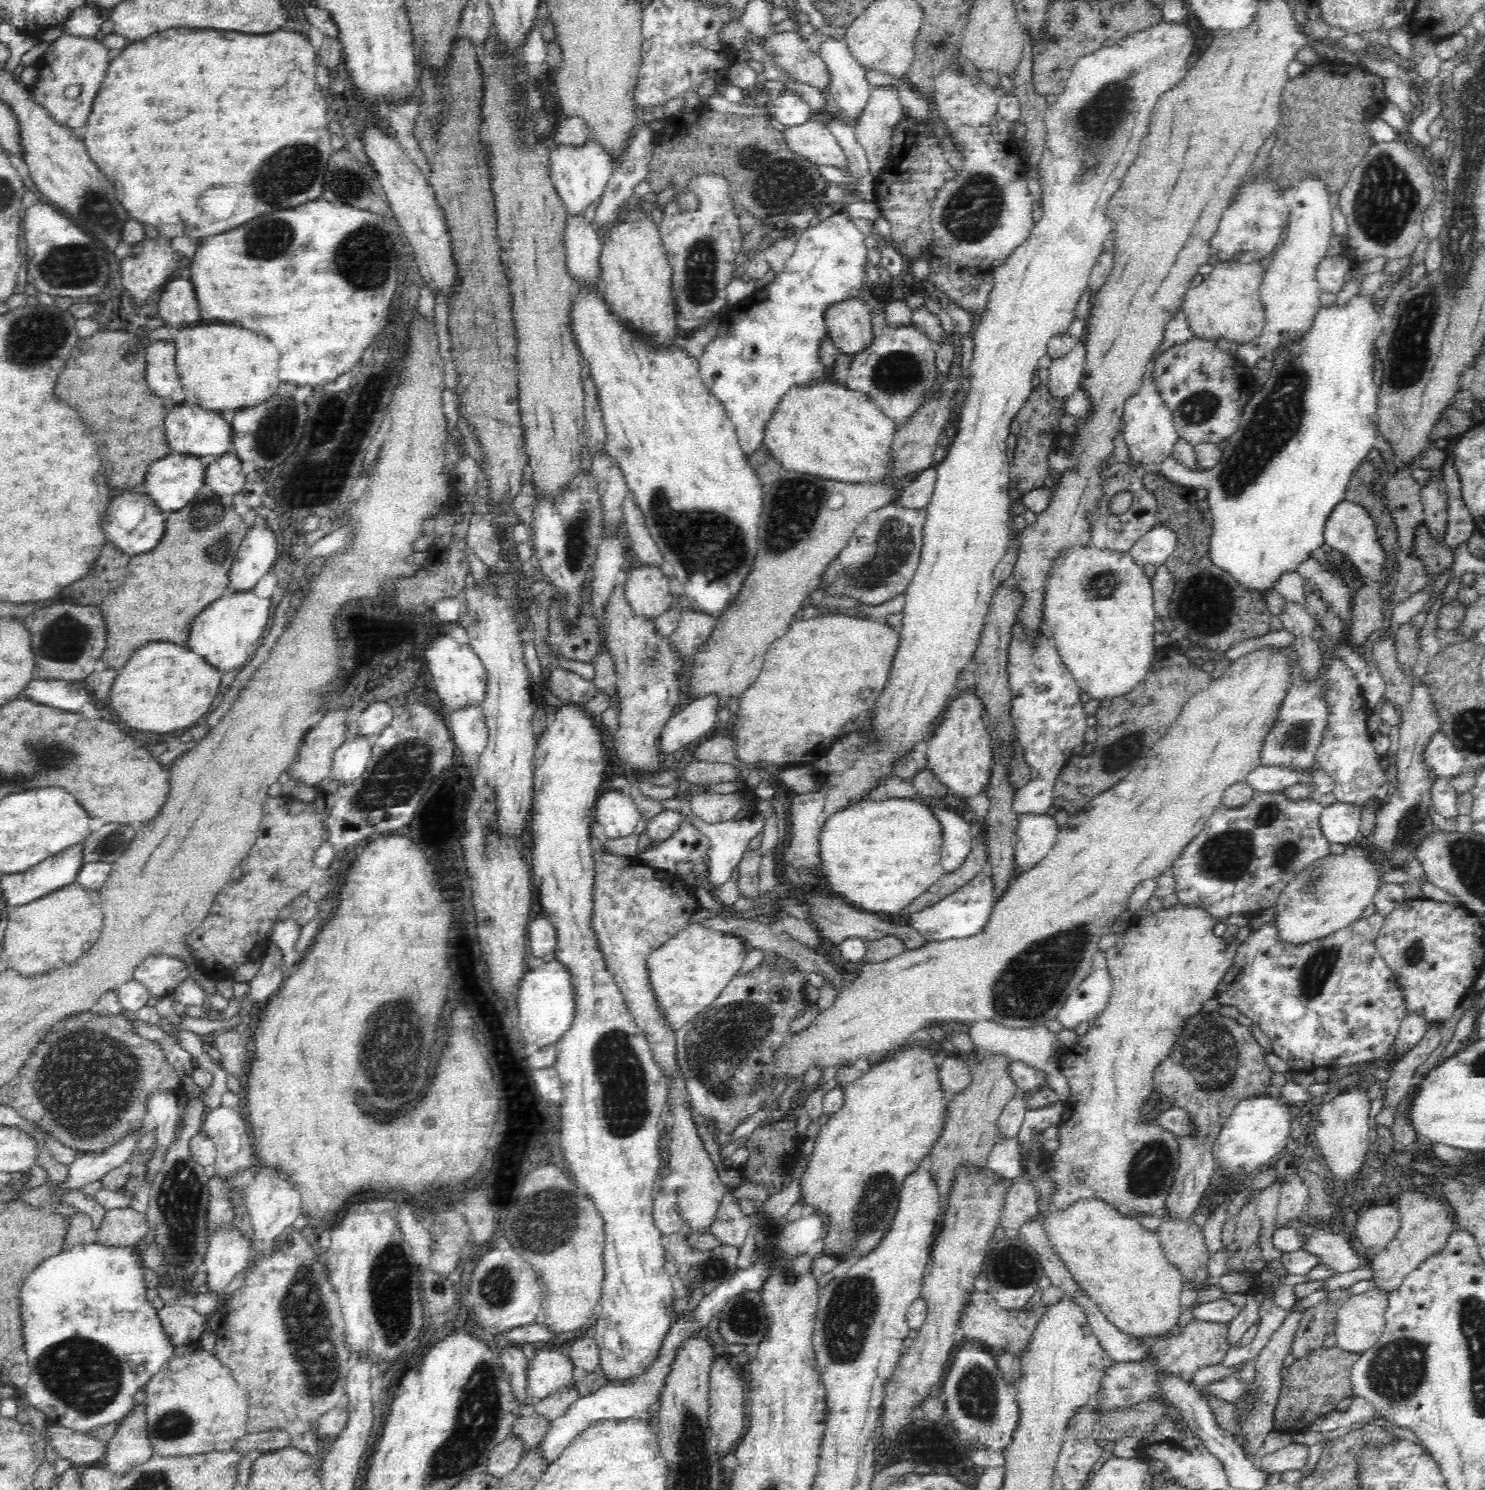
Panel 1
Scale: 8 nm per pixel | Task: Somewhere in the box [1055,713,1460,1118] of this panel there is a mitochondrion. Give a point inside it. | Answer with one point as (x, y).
(1227, 855)

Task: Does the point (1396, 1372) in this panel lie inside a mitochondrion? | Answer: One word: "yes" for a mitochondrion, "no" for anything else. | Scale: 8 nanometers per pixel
yes

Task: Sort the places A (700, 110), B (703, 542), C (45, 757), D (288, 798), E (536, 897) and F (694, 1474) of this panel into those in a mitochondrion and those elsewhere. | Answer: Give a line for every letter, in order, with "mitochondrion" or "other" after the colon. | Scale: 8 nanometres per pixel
A: other
B: mitochondrion
C: mitochondrion
D: other
E: other
F: mitochondrion

